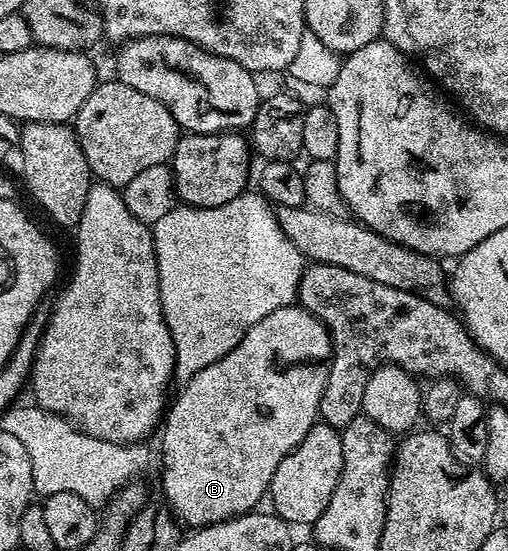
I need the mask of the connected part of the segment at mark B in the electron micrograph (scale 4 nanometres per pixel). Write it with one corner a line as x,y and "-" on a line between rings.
294,303
271,311
271,315
267,315
267,319
259,319
259,323
255,323
255,327
251,327
247,331
247,335
243,335
240,343
231,351
227,351
227,355
223,355
223,359
203,367
203,371
199,371
190,381
184,382
180,386
181,394
178,395
177,402
174,405
172,402
164,414
159,437
161,433
161,489
165,492
164,500
182,526
214,525
244,513
254,512
260,506
257,504
266,500
269,484
275,475
275,467
279,467
279,463
283,463
286,455
295,447
299,447
303,435
307,435
307,431
311,431
311,427
318,424
321,396
327,383
332,355
333,344
329,342
329,331
324,323
314,313
308,313
301,308
300,304

